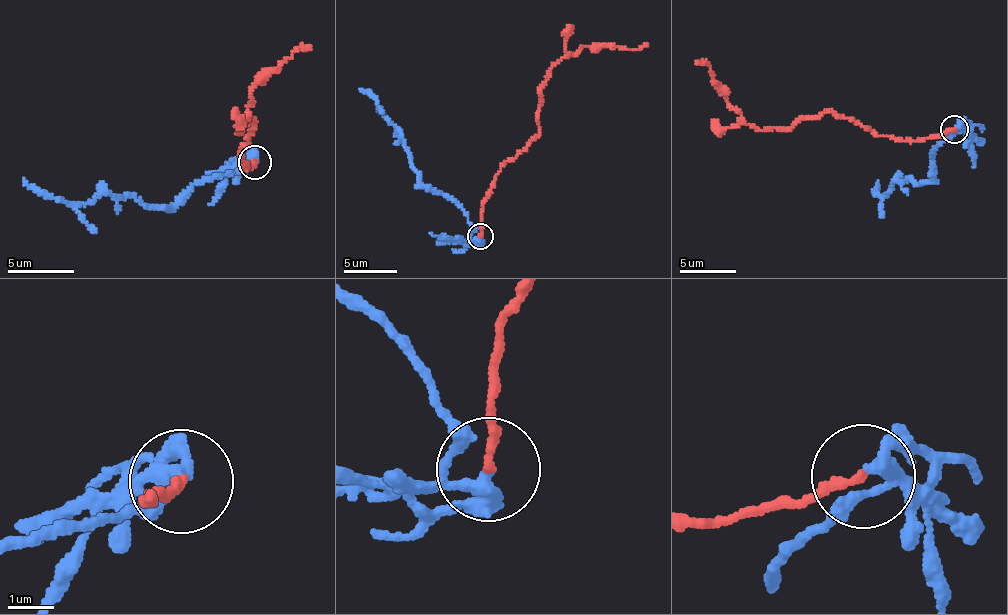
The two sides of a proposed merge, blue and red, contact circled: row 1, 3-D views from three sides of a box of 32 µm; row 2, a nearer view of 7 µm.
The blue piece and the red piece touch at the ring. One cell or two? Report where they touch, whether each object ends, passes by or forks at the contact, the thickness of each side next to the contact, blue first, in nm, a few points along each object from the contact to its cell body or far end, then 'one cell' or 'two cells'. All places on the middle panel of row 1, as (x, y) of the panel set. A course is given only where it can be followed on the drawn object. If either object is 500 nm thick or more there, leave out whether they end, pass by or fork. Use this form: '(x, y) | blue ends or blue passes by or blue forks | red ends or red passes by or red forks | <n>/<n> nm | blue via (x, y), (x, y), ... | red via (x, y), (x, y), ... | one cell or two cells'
(480, 236) | blue passes by | red ends | 260/180 nm | blue via (480, 237), (472, 234), (471, 223), (465, 212), (418, 180), (400, 129), (362, 90) | red via (480, 237), (486, 192), (500, 166), (538, 132), (537, 110), (551, 68), (585, 46), (632, 49), (646, 43) | two cells

